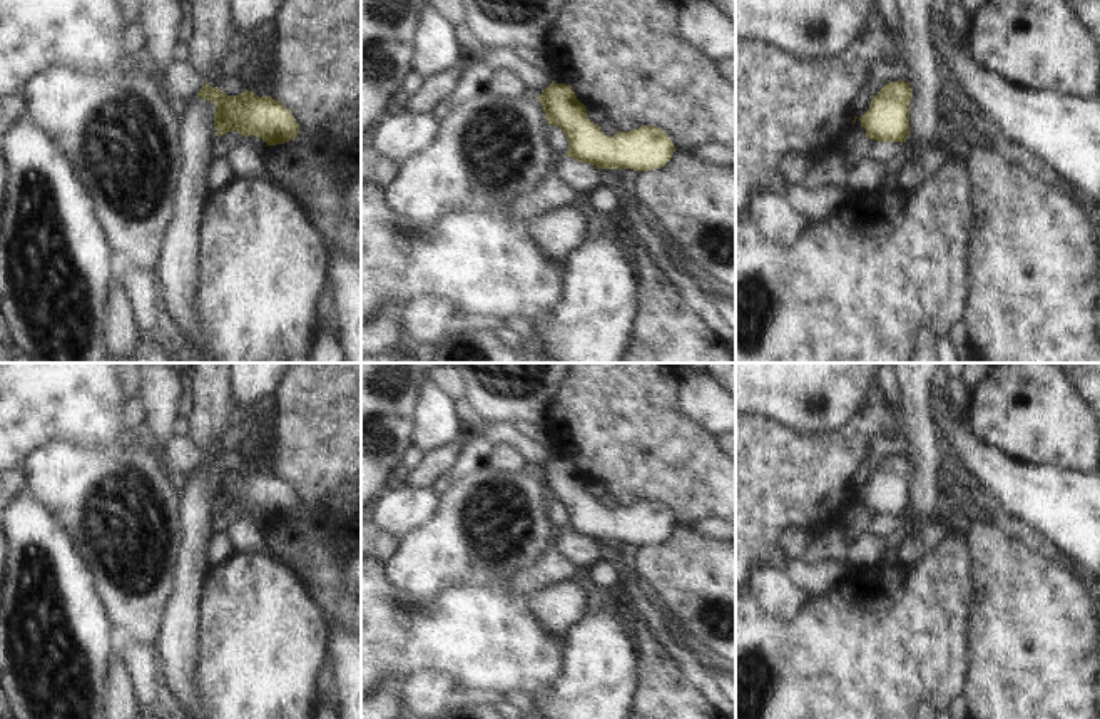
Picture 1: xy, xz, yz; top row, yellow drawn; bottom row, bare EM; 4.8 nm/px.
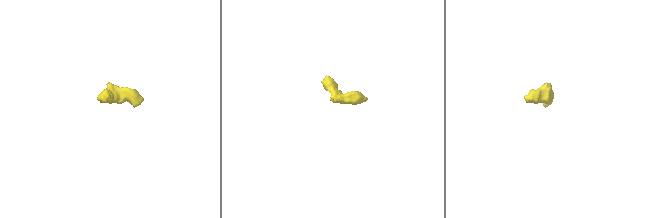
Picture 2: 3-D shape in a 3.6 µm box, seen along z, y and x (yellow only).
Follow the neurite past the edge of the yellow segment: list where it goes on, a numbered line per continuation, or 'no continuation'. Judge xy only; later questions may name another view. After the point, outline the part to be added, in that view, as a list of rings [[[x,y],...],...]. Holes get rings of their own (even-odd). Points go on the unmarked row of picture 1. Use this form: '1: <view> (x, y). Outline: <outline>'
1: xy (181, 455). Outline: [[[182,431],[160,448],[160,456],[169,477],[177,483],[184,483],[204,461],[204,451]]]

